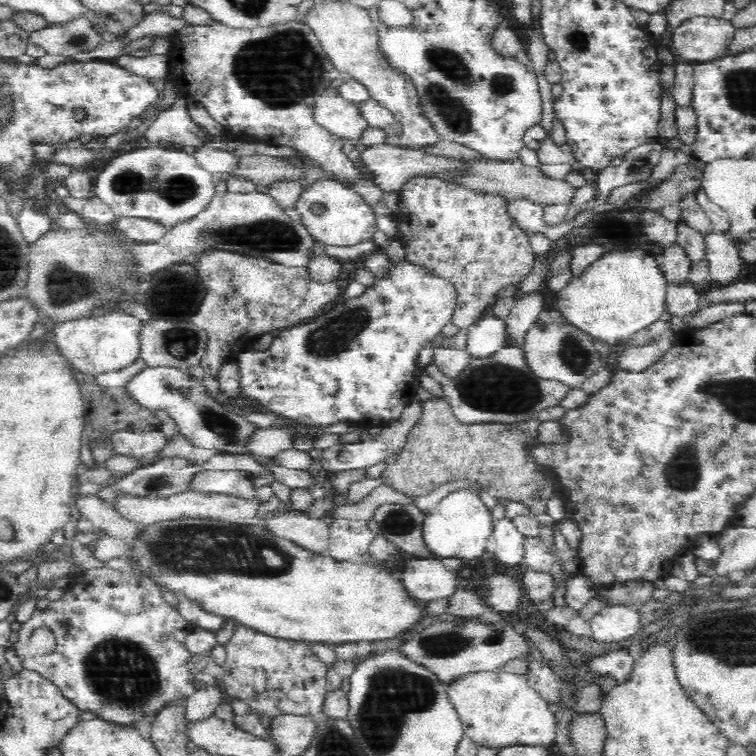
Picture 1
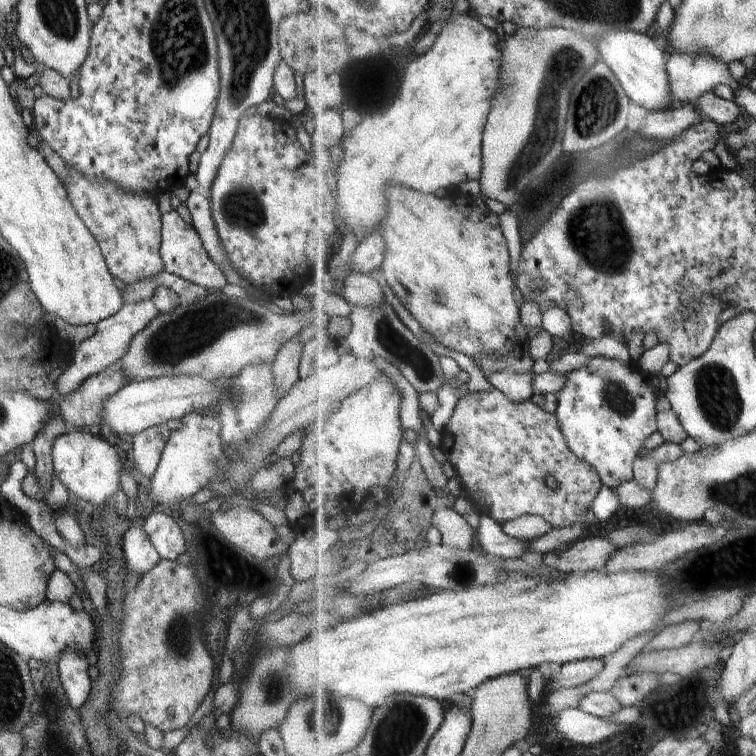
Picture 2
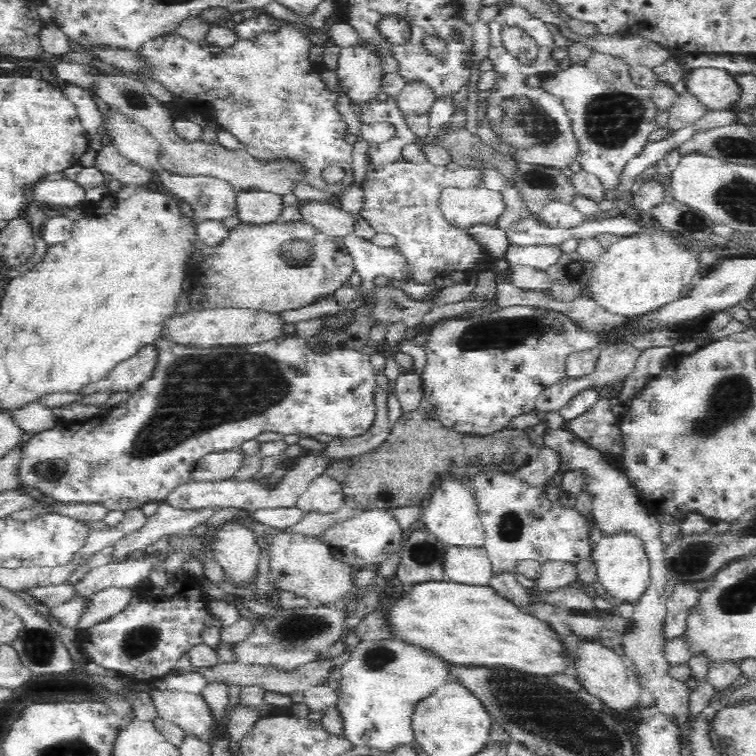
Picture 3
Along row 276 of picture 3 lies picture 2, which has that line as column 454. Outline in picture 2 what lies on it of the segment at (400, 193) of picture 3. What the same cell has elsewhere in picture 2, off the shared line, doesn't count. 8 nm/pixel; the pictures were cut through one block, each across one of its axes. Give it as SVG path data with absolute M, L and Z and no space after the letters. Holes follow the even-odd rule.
M496 388L492 392L470 392L461 399L445 430L440 448L454 466L462 482L464 497L471 502L478 513L490 514L503 525L524 515L543 516L556 529L573 525L582 517L590 518L590 522L593 520L592 503L605 485L598 470L571 451L556 412L542 410L531 400L523 403L514 402ZM550 474L558 482L557 490L552 490L546 484L546 478Z

